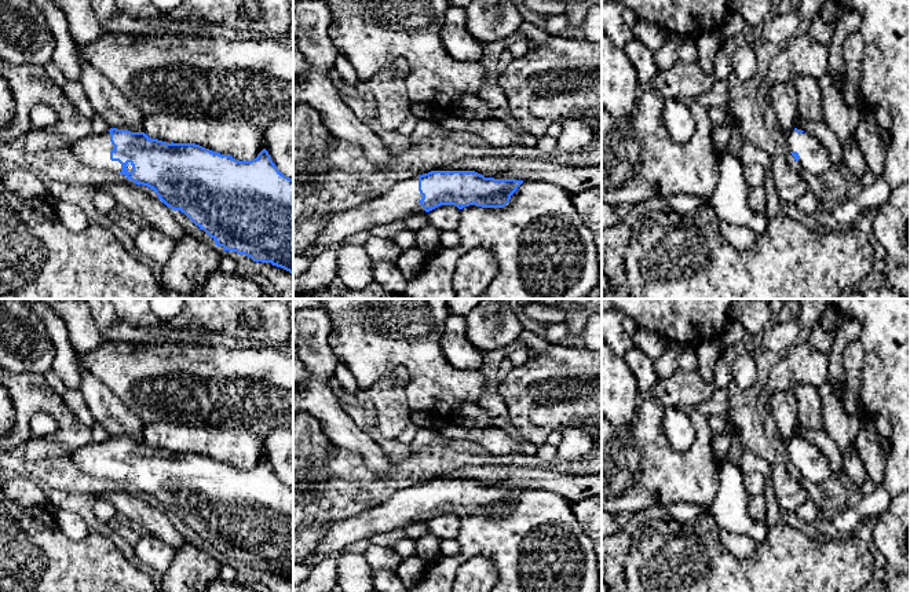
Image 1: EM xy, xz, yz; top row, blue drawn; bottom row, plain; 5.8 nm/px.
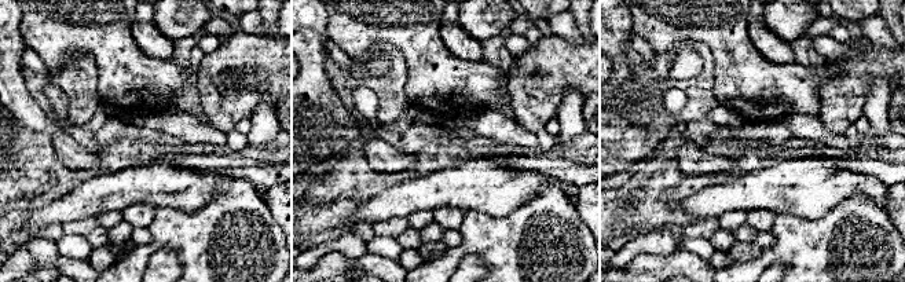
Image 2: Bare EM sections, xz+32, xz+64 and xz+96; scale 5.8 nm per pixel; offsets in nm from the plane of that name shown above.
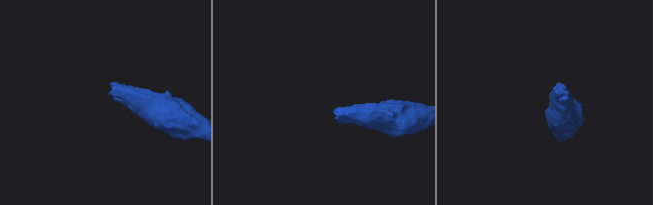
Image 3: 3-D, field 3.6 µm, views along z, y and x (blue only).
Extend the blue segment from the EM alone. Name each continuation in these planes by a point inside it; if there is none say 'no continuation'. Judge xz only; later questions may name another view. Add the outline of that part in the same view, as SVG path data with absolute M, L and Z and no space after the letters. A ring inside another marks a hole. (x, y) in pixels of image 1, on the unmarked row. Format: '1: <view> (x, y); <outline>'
1: xz (401, 508); M419 485L398 489L385 501L370 509L348 519L328 522L318 552L324 556L341 553L350 544L362 538L405 529L412 522L425 522L419 512L421 507Z

